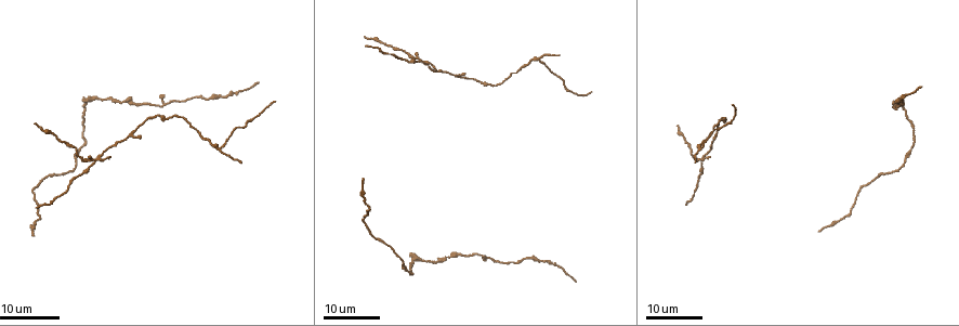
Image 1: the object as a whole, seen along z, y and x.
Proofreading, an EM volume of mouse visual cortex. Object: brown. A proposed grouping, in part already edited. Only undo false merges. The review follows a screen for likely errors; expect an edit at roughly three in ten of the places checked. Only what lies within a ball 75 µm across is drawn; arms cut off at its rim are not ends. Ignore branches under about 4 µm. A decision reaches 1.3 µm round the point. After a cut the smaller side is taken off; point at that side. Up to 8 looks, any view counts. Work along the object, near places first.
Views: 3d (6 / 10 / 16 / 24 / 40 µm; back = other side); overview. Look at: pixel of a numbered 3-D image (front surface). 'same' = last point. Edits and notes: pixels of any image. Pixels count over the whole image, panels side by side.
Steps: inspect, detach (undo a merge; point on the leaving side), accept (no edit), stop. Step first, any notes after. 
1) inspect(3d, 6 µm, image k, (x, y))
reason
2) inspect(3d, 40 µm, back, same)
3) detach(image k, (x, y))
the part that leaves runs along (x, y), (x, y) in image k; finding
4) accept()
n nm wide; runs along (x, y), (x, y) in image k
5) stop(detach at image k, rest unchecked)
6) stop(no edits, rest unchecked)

inspect(3d, 16 µm, image 1, (542, 262))
narrows sharply

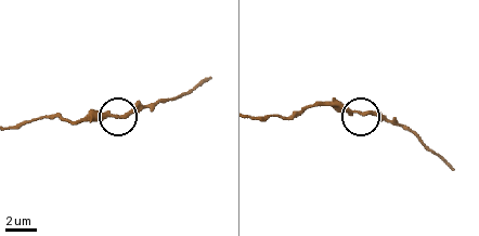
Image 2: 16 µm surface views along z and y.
inspect(3d, 10 µm, image 2, (115, 117))

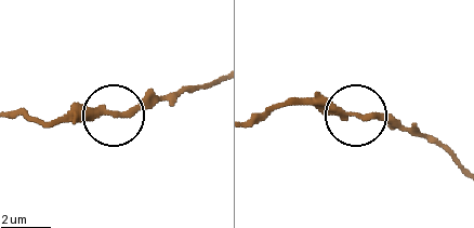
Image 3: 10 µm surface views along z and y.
accept()
runs along (13, 116), (81, 122), (124, 116), (172, 97) in image 3; one neuron here

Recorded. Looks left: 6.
inspect(3d, 24 µm, image 1, (152, 105))
thick turns thin

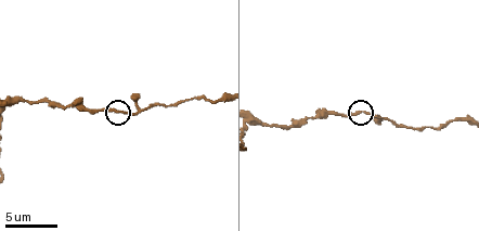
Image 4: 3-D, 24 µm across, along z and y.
inspect(3d, 10 µm, image 4, (363, 113))
closer look

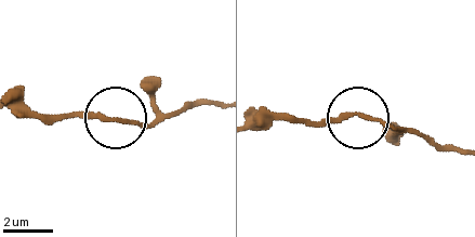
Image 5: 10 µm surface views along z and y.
accept()
all the same neuron

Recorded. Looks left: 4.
inspect(3d, 16 µm, image 1, (411, 263))
sudden change in width

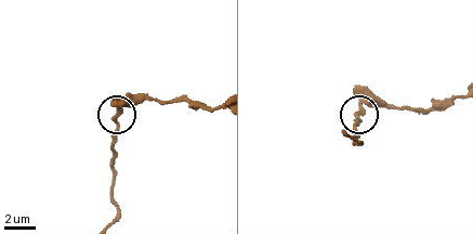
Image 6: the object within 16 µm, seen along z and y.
inspect(3d, 6 µm, image 6, (117, 112))

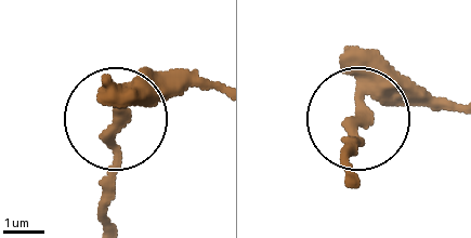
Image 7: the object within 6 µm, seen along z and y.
accept()
one neuron here

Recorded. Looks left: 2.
inspect(3d, 24 µm, image 1, (95, 161))
four-way junction

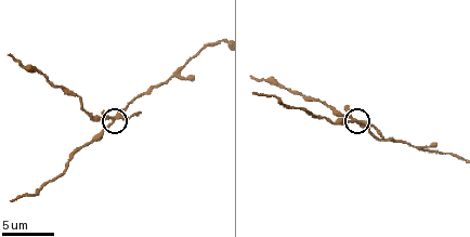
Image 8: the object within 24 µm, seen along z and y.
inspect(3d, 10 µm, image 8, (117, 118))
closer look

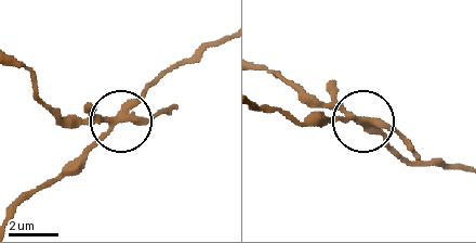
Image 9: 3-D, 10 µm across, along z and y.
detach(image 9, (153, 117))
4 arms; a second neuron is stuck on

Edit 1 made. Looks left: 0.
stop(detach at image 9, rest unchecked)

